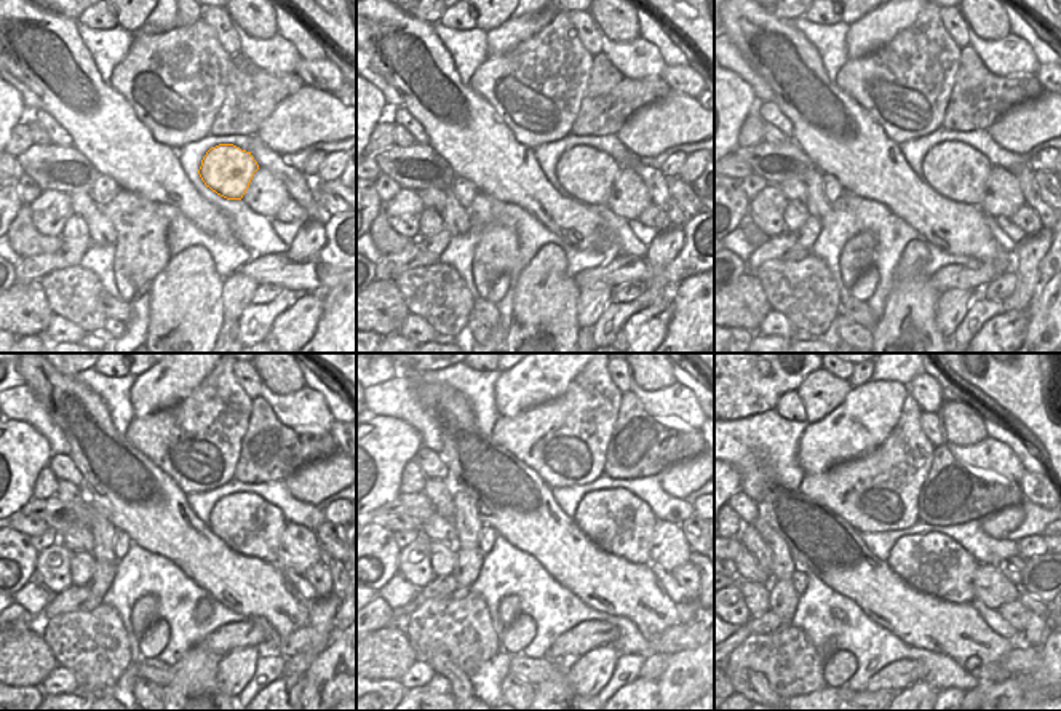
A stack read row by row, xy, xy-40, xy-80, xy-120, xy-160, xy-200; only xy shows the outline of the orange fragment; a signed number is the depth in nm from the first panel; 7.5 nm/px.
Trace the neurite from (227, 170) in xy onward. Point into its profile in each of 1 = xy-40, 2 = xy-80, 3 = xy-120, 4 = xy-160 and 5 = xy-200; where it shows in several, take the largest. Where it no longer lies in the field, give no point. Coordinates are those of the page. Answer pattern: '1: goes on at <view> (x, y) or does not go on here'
1: goes on at xy-40 (587, 174)
2: goes on at xy-80 (954, 171)
3: goes on at xy-120 (237, 520)
4: goes on at xy-160 (611, 536)
5: goes on at xy-200 (916, 575)

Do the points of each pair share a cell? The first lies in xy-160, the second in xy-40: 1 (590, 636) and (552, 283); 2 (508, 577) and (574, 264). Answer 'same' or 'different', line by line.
1: different
2: same

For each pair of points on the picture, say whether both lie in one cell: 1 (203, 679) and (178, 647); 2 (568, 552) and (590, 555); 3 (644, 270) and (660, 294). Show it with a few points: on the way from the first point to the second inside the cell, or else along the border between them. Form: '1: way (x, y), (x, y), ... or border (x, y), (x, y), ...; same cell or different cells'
1: border (197, 644), (173, 665); different cells
2: way (572, 548), (585, 550); same cell
3: border (644, 258), (657, 274), (649, 282); different cells

